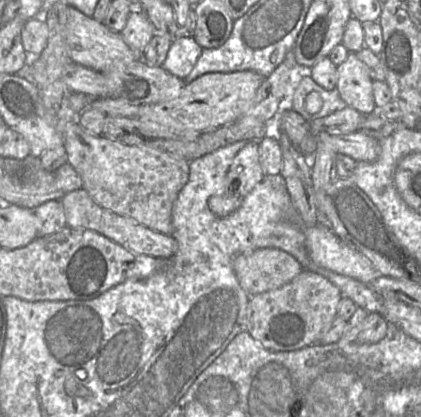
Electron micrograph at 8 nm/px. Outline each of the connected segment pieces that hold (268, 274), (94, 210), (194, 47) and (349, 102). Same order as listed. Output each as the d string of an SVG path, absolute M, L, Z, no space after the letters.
M261 248L237 254L233 270L244 291L254 296L289 283L303 267L285 251Z
M84 187L66 194L60 200L64 206L67 227L95 231L129 251L155 258L169 260L177 251L177 243L172 236L153 231L130 218L104 209Z
M179 34L172 39L162 68L184 80L192 71L202 50L193 35Z
M350 52L347 59L337 66L336 89L348 107L364 116L376 114L378 108L373 97L373 80L366 65Z

